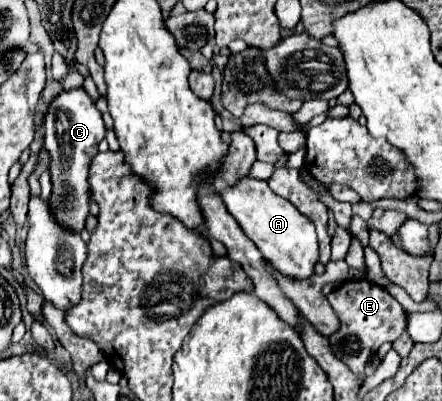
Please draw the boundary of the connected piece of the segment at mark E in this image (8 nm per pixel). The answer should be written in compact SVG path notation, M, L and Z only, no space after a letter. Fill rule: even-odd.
M346 280L326 298L342 322L340 330L330 336L332 350L336 352L336 358L344 360L344 364L348 364L348 368L352 368L352 372L356 372L358 376L364 374L366 362L378 352L384 342L398 340L406 330L404 308L382 286L370 280Z

